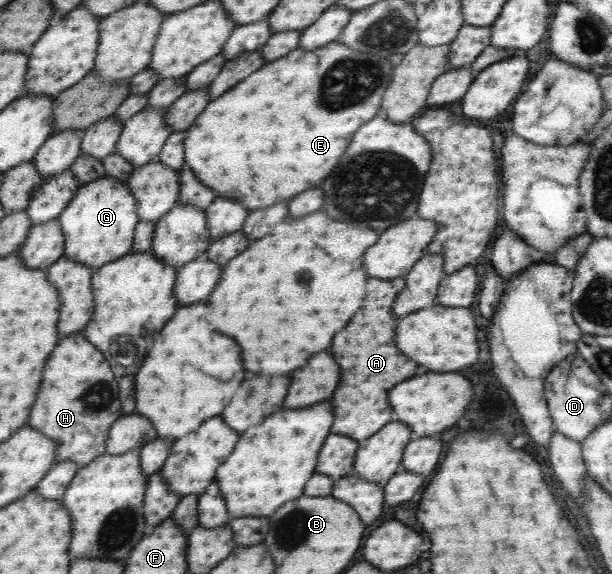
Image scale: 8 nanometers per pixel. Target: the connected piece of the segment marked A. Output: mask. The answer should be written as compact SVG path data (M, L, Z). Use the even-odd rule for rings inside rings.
M404 277L390 280L368 278L364 304L360 306L358 314L354 314L354 318L346 324L346 328L342 332L338 332L332 340L332 346L330 346L332 358L334 358L334 362L338 362L338 366L342 362L342 366L340 366L342 386L338 386L338 392L334 390L334 396L330 400L332 410L334 410L334 421L332 421L330 429L332 434L338 433L361 441L376 434L388 422L398 420L398 418L394 418L392 408L386 400L388 390L394 384L412 378L418 368L418 364L410 362L396 348L394 330L392 330L394 316L392 316L390 308L394 304L394 298L405 286Z

